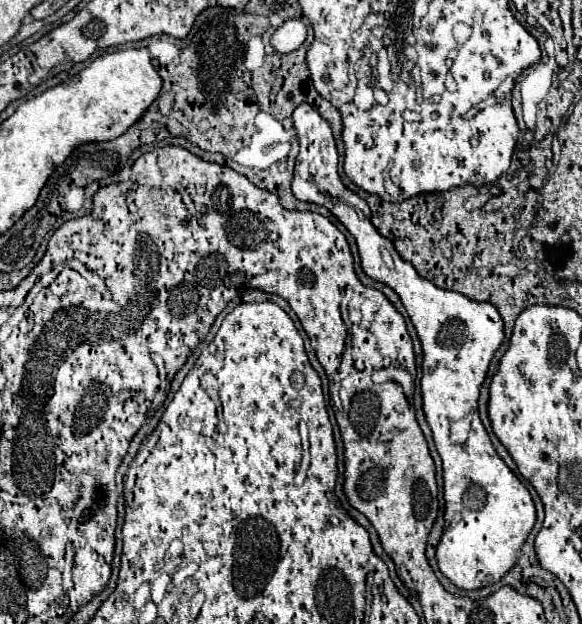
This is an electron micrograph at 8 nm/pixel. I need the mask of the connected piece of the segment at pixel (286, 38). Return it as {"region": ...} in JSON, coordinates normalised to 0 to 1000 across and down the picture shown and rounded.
{"region":[[[493,30],[479,50],[469,53],[466,72],[476,85],[503,85],[510,82],[527,63],[527,40],[514,30]]]}

